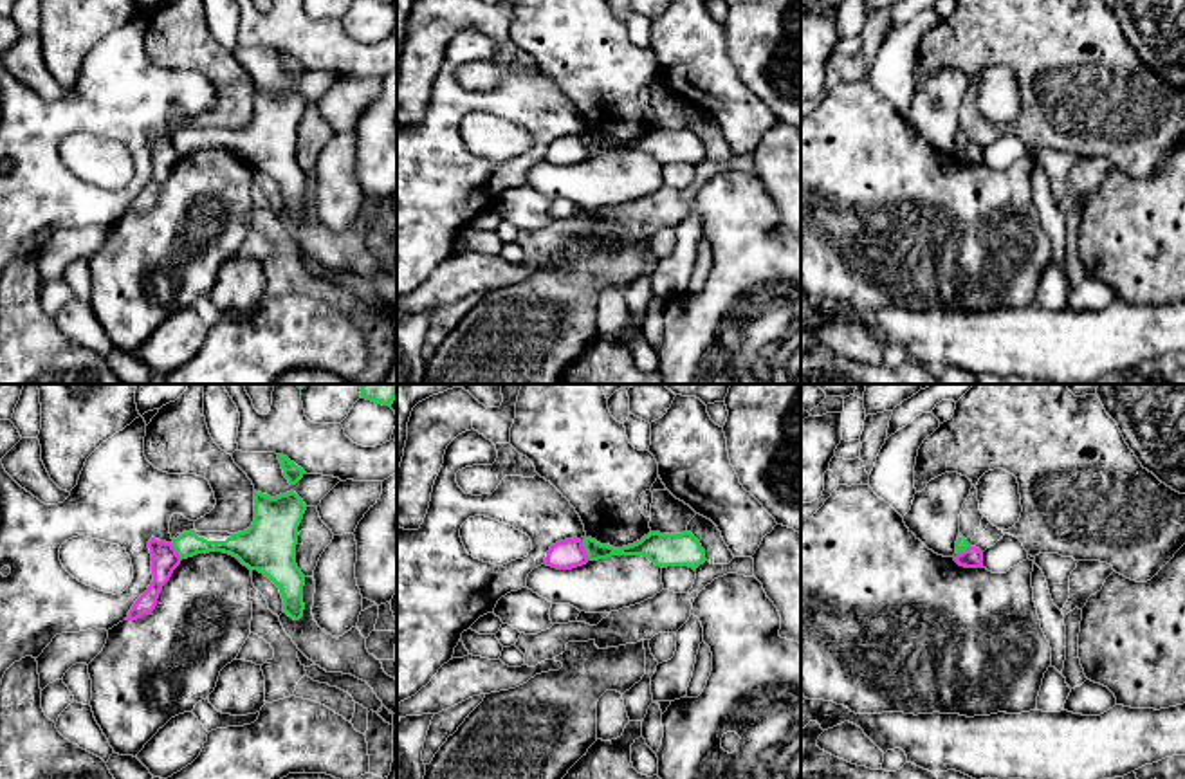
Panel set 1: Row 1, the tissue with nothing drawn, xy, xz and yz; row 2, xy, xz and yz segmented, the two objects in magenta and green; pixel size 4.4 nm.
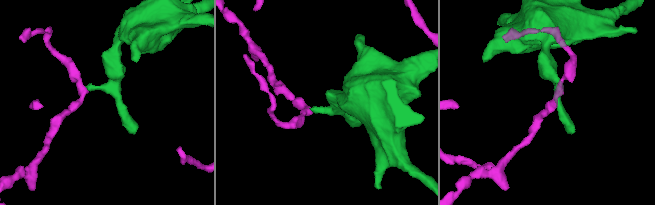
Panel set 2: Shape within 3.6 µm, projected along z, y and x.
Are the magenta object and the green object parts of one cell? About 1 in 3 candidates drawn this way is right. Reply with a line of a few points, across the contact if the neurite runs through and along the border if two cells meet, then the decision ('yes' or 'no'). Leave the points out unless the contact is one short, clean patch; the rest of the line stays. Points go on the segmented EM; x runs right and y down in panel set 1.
line xz (581, 541), (590, 559); no

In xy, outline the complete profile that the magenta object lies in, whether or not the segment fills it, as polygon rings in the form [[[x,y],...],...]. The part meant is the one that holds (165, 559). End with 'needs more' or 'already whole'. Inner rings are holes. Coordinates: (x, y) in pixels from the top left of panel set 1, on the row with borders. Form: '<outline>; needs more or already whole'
[[[152,537],[148,541],[148,548],[152,554],[153,581],[148,590],[135,600],[128,611],[126,620],[137,620],[155,609],[162,586],[170,581],[173,570],[182,561],[171,543]]]; already whole

